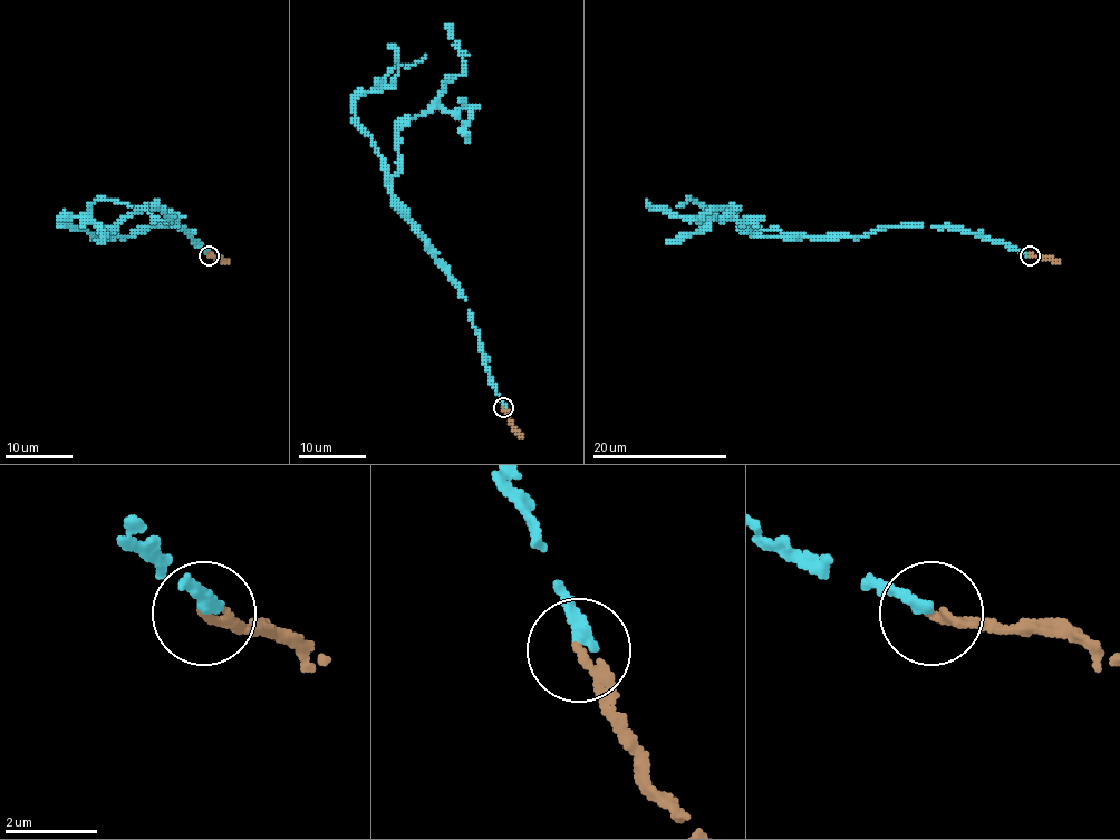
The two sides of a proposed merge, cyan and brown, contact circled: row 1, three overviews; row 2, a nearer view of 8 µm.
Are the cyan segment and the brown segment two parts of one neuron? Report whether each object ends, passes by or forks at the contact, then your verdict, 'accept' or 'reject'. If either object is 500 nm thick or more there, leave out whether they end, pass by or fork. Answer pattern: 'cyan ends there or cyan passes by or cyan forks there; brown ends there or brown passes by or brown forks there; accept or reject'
cyan ends there; brown ends there; accept

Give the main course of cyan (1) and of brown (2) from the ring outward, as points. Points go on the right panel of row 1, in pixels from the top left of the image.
1: (1029, 256), (954, 227), (886, 225), (857, 238), (756, 238), (723, 209), (694, 219), (675, 216), (645, 199)
2: (1030, 256), (1060, 261)

